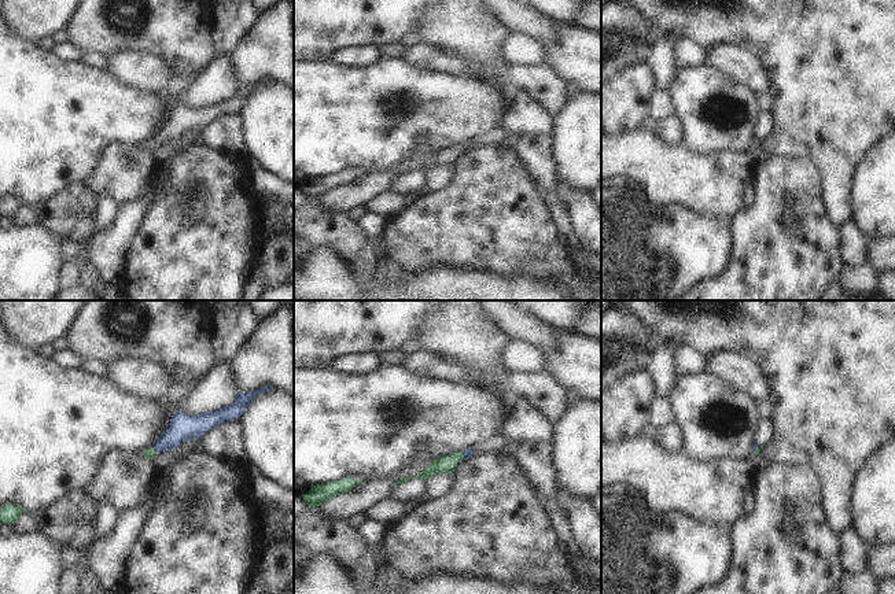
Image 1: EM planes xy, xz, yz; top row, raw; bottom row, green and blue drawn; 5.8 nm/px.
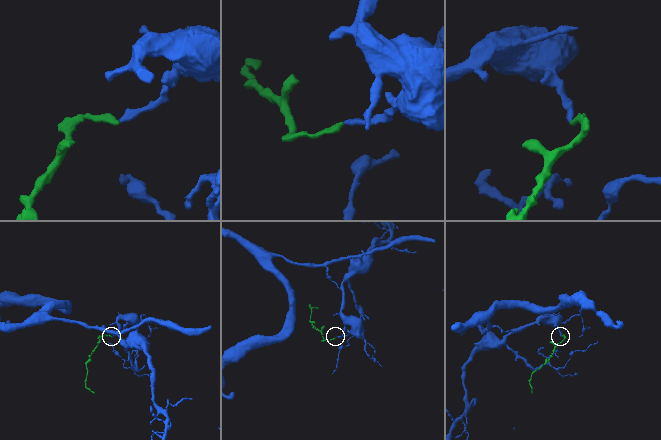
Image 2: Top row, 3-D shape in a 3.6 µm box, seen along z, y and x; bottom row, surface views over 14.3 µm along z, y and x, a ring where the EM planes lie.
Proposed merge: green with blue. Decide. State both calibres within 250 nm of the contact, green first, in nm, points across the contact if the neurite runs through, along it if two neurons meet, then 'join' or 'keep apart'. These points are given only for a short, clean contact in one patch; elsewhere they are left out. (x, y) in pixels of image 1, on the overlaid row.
calibres 60 and 160 nm; way xy (148, 452), (154, 450), (181, 427); join

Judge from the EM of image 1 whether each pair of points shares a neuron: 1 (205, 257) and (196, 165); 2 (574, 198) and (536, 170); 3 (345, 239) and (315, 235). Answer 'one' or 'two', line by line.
1: one
2: two
3: one

